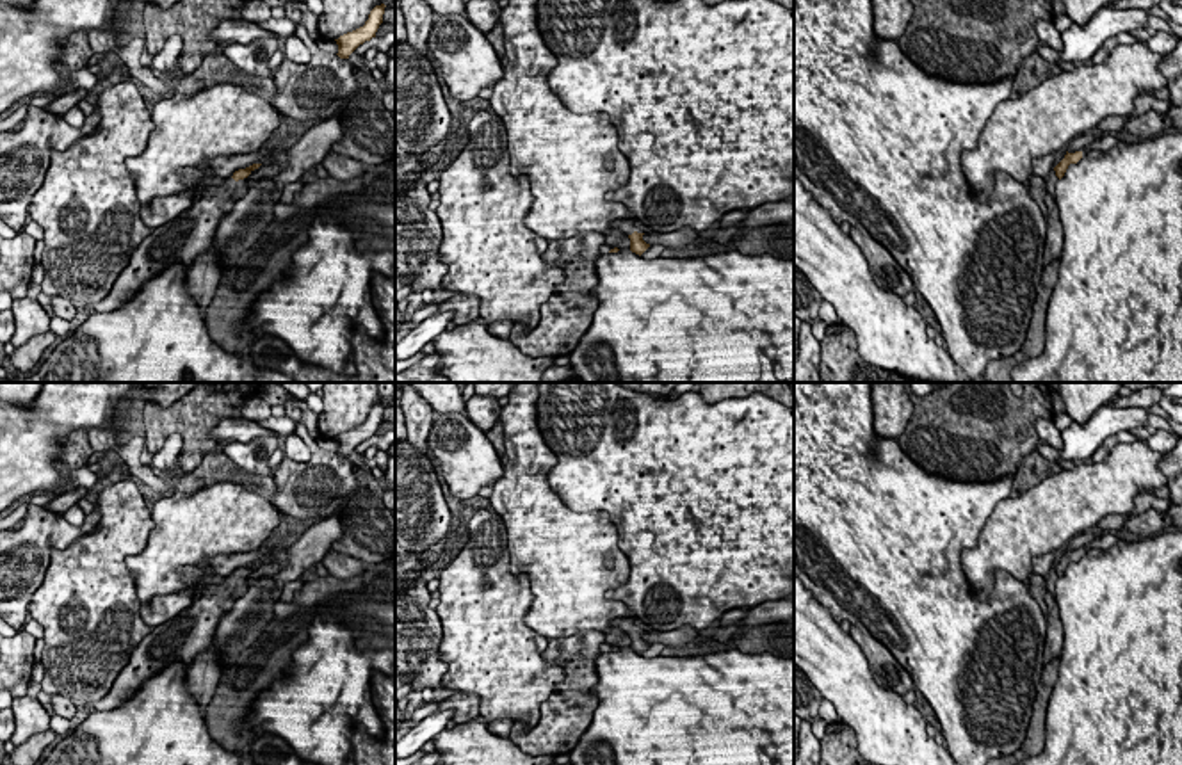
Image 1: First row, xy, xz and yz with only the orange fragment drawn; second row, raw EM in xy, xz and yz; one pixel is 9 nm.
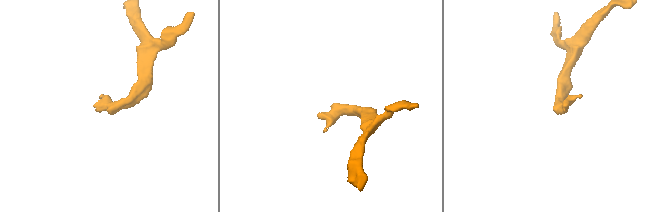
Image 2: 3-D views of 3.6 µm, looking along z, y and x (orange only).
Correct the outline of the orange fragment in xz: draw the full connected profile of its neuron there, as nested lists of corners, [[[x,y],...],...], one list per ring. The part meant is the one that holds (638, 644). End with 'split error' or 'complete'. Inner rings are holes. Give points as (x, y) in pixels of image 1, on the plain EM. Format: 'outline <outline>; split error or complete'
outline [[[630,617],[612,621],[611,628],[621,628],[630,637],[630,649],[639,655],[650,646],[650,642],[643,639],[644,632],[637,632]]]; split error

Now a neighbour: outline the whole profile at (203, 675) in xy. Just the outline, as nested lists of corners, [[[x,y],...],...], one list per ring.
[[[210,648],[203,649],[187,669],[185,687],[205,715],[221,680],[223,658]]]

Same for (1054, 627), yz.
[[[1047,591],[1045,594],[1045,603],[1047,603],[1047,640],[1043,651],[1043,664],[1047,665],[1048,662],[1061,658],[1063,623],[1056,596],[1050,591]]]

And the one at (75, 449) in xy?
[[[73,431],[62,438],[59,463],[68,464],[71,470],[78,470],[87,466],[93,454],[89,434],[85,431]]]

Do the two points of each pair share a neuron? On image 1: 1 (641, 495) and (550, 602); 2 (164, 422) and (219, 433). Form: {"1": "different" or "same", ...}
{"1": "different", "2": "different"}

